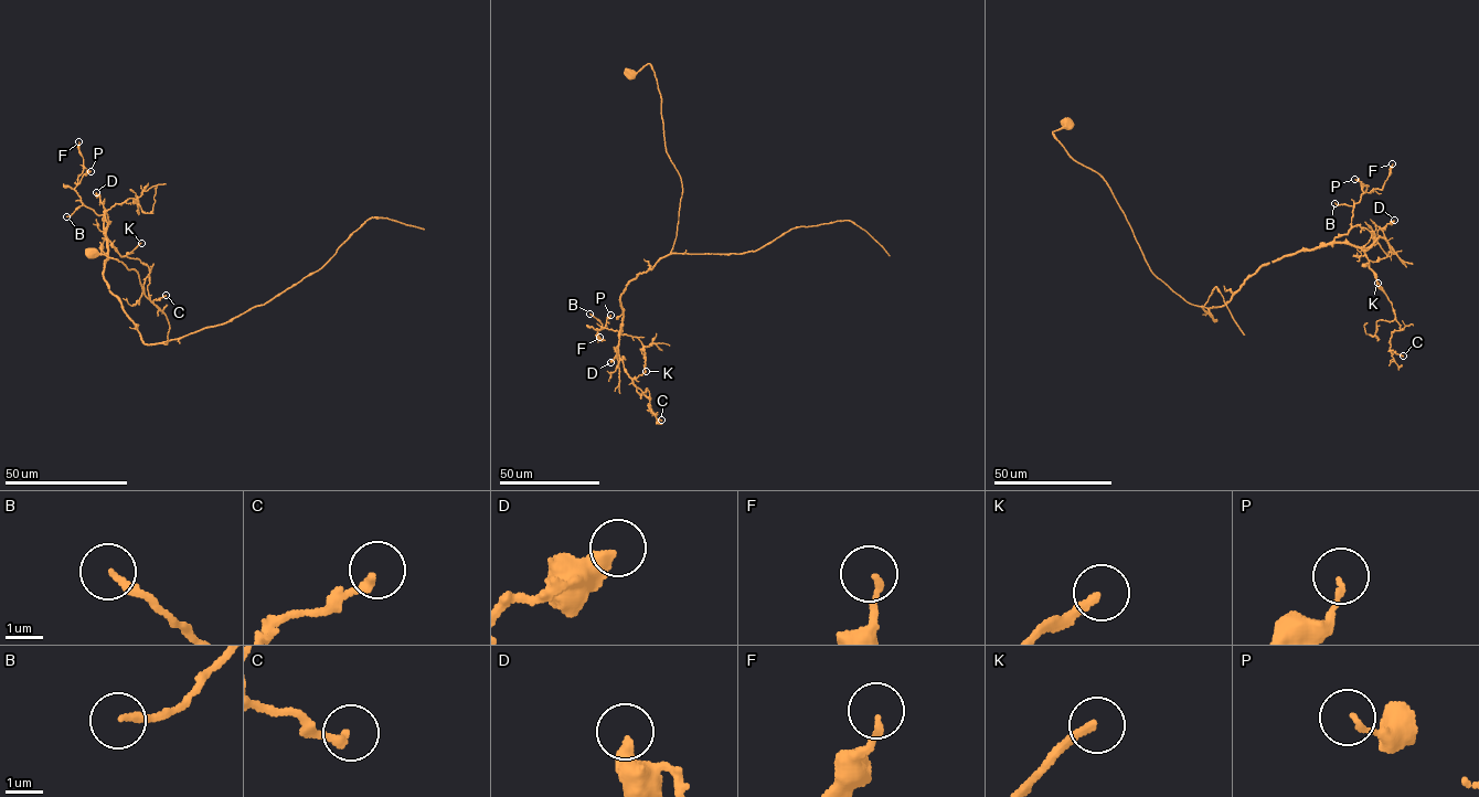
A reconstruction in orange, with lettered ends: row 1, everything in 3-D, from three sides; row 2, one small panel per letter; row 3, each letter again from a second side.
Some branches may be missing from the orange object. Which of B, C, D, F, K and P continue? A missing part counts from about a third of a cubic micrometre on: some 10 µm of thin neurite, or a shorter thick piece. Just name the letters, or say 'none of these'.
none of these

